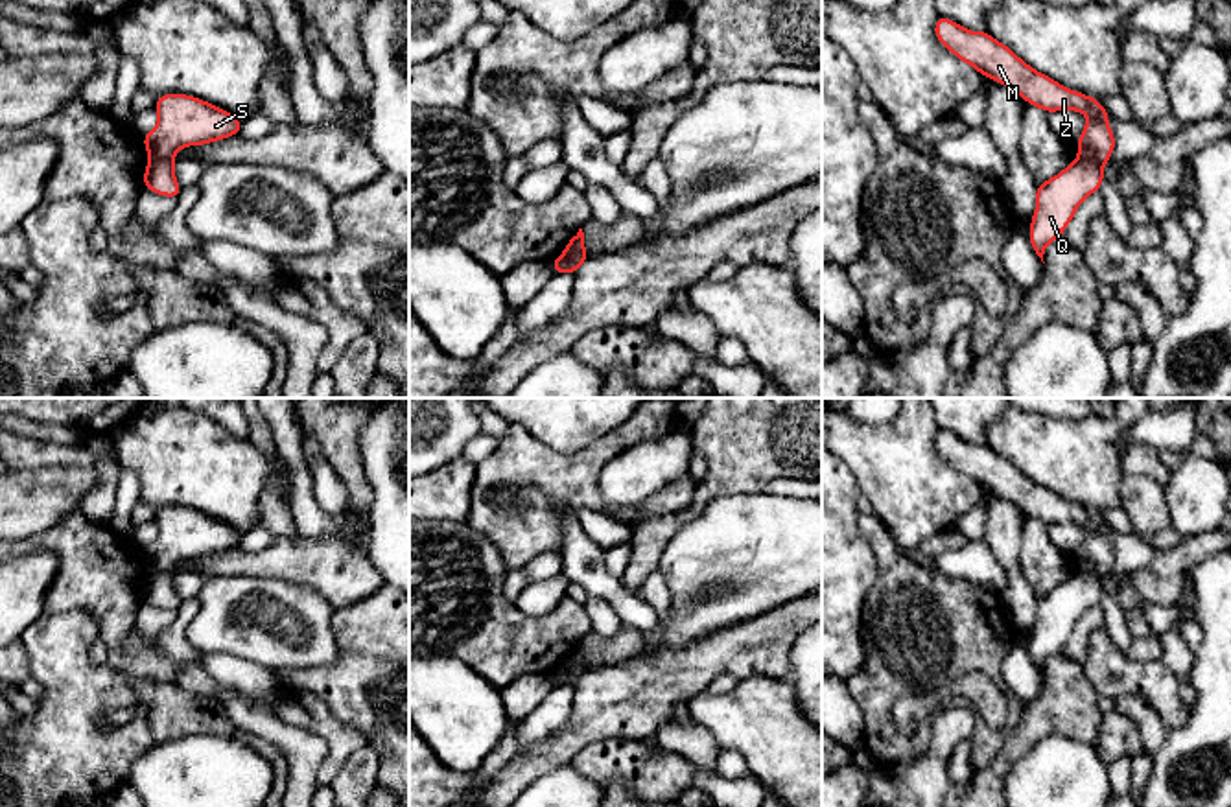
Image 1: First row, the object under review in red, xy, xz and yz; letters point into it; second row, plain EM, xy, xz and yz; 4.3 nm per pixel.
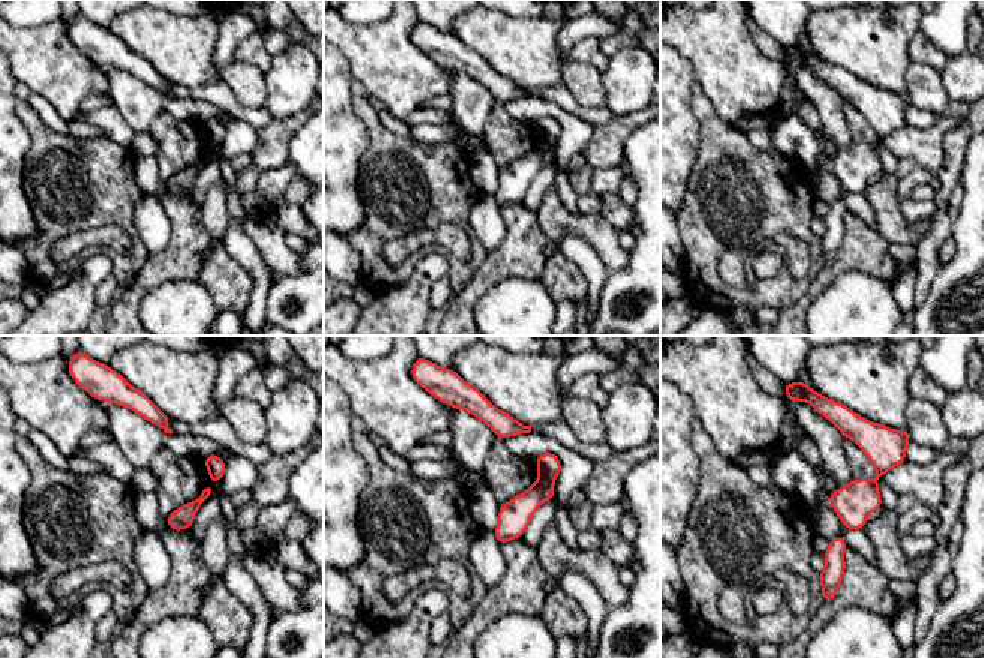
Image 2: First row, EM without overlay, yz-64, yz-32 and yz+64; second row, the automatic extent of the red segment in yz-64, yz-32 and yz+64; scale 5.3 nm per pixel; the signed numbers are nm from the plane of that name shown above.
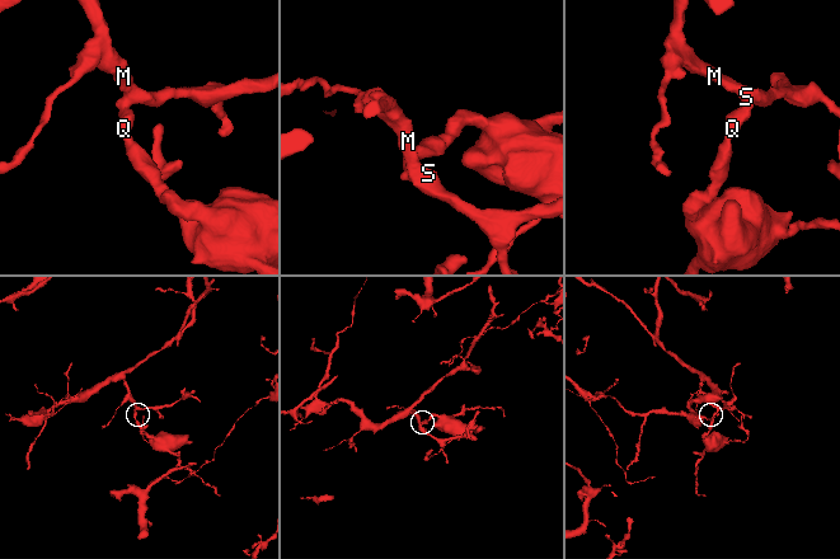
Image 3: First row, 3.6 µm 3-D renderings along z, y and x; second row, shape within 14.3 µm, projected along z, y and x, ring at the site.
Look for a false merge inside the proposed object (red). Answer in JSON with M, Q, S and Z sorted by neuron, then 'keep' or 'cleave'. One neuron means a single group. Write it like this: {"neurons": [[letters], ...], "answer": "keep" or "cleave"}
{"neurons": [["M", "S", "Z"], ["Q"]], "answer": "cleave"}

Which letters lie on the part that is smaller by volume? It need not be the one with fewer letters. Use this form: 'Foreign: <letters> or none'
Foreign: Q

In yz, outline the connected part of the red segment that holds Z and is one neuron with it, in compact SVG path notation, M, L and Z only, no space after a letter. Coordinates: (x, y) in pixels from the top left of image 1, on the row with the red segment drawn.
M938 17L934 35L960 61L971 64L984 77L1002 83L1047 114L1054 111L1084 112L1087 123L1076 140L1080 155L1098 164L1106 164L1111 158L1115 136L1108 123L1109 114L1096 98L1069 90L1034 70L988 31L967 31L964 26Z

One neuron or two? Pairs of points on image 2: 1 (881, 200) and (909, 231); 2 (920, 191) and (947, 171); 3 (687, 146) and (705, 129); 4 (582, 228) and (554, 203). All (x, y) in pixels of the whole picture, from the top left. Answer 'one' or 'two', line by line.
1: one
2: two
3: two
4: one

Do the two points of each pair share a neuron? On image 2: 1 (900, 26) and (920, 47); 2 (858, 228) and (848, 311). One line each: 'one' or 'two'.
1: two
2: two

